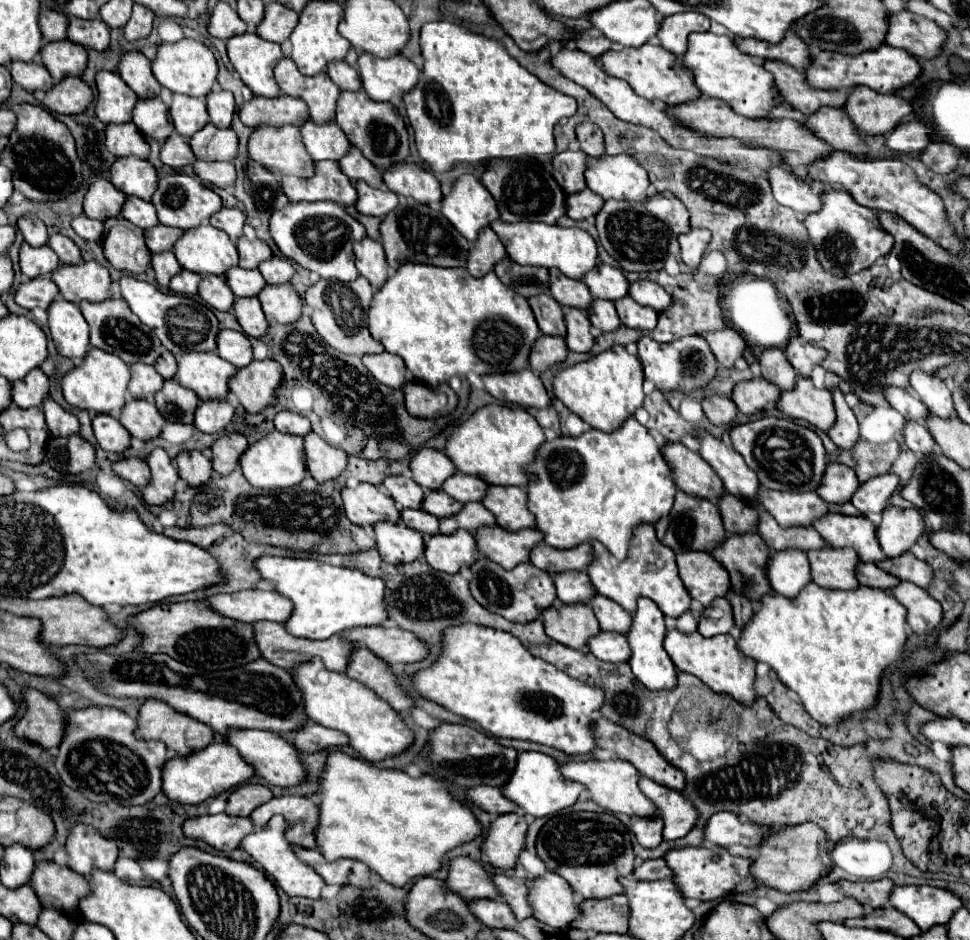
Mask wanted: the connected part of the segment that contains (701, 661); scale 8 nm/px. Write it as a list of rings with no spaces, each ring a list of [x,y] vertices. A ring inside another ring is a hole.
[[[668,630],[664,648],[680,672],[688,672],[688,674],[700,678],[714,692],[730,694],[734,700],[738,700],[744,706],[752,706],[760,698],[756,692],[756,684],[754,684],[756,682],[754,664],[744,662],[742,654],[736,648],[736,640],[730,634],[704,638],[698,632],[696,634],[680,634],[676,630]]]

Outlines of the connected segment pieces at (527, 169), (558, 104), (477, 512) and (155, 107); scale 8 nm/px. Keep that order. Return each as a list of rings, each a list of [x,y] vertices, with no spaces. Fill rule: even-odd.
[[[534,158],[526,160],[492,160],[490,168],[482,174],[482,184],[494,196],[500,218],[504,222],[544,222],[556,224],[566,214],[566,194],[554,180],[552,172],[538,164]]]
[[[446,20],[424,24],[420,32],[420,46],[424,70],[416,88],[404,96],[404,102],[410,126],[414,128],[418,154],[432,172],[448,172],[458,162],[478,164],[492,158],[554,154],[554,126],[576,112],[576,100],[572,96],[540,82],[534,74],[512,60],[500,42],[472,34]]]
[[[464,504],[464,508],[456,516],[450,516],[448,520],[440,520],[440,532],[454,534],[456,530],[468,530],[474,534],[478,528],[494,526],[494,524],[496,518],[482,504]]]
[[[160,98],[138,100],[132,122],[138,126],[138,130],[144,136],[154,138],[160,144],[168,140],[168,136],[174,132],[170,116],[168,116],[168,106]]]

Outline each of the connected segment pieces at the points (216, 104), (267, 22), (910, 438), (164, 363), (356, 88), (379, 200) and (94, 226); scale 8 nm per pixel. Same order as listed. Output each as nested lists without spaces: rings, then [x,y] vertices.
[[[214,90],[206,98],[206,106],[208,106],[208,114],[210,114],[210,120],[214,126],[218,126],[218,128],[232,126],[232,118],[236,116],[236,102],[234,102],[232,92]]]
[[[270,2],[270,4],[266,4],[264,20],[256,28],[256,32],[264,40],[282,44],[284,40],[288,40],[288,36],[296,24],[298,24],[298,14],[292,8],[280,4],[280,2]]]
[[[906,422],[904,438],[908,448],[918,456],[930,456],[936,452],[936,442],[932,440],[928,428],[920,422]]]
[[[164,350],[164,352],[162,352],[162,356],[160,356],[160,360],[156,360],[154,368],[158,370],[158,374],[160,374],[164,380],[174,378],[174,376],[176,376],[176,372],[178,372],[176,358],[174,358],[174,356],[172,356],[168,350]]]
[[[346,62],[330,64],[328,66],[328,76],[344,92],[360,92],[362,90],[362,80],[360,80],[358,72],[352,66],[348,66]]]
[[[356,184],[358,202],[356,210],[368,216],[384,218],[398,206],[398,196],[386,188],[368,188],[368,184]]]
[[[84,214],[72,220],[72,228],[80,238],[90,240],[90,242],[100,242],[104,236],[104,224],[100,220],[92,220]]]

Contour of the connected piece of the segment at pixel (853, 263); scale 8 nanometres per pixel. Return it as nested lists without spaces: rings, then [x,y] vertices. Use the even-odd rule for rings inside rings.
[[[828,190],[828,192],[824,192],[820,198],[822,198],[822,208],[820,208],[818,212],[808,214],[802,224],[804,224],[806,230],[808,230],[810,242],[812,242],[812,246],[816,248],[816,258],[818,258],[818,262],[822,264],[824,270],[828,270],[828,272],[834,274],[834,276],[852,276],[852,274],[856,274],[856,272],[860,272],[860,270],[872,266],[878,256],[886,256],[886,254],[890,252],[894,240],[892,240],[892,236],[880,226],[878,216],[876,216],[874,210],[856,204],[856,202],[852,200],[852,196],[848,196],[848,192],[844,192],[844,190]]]

